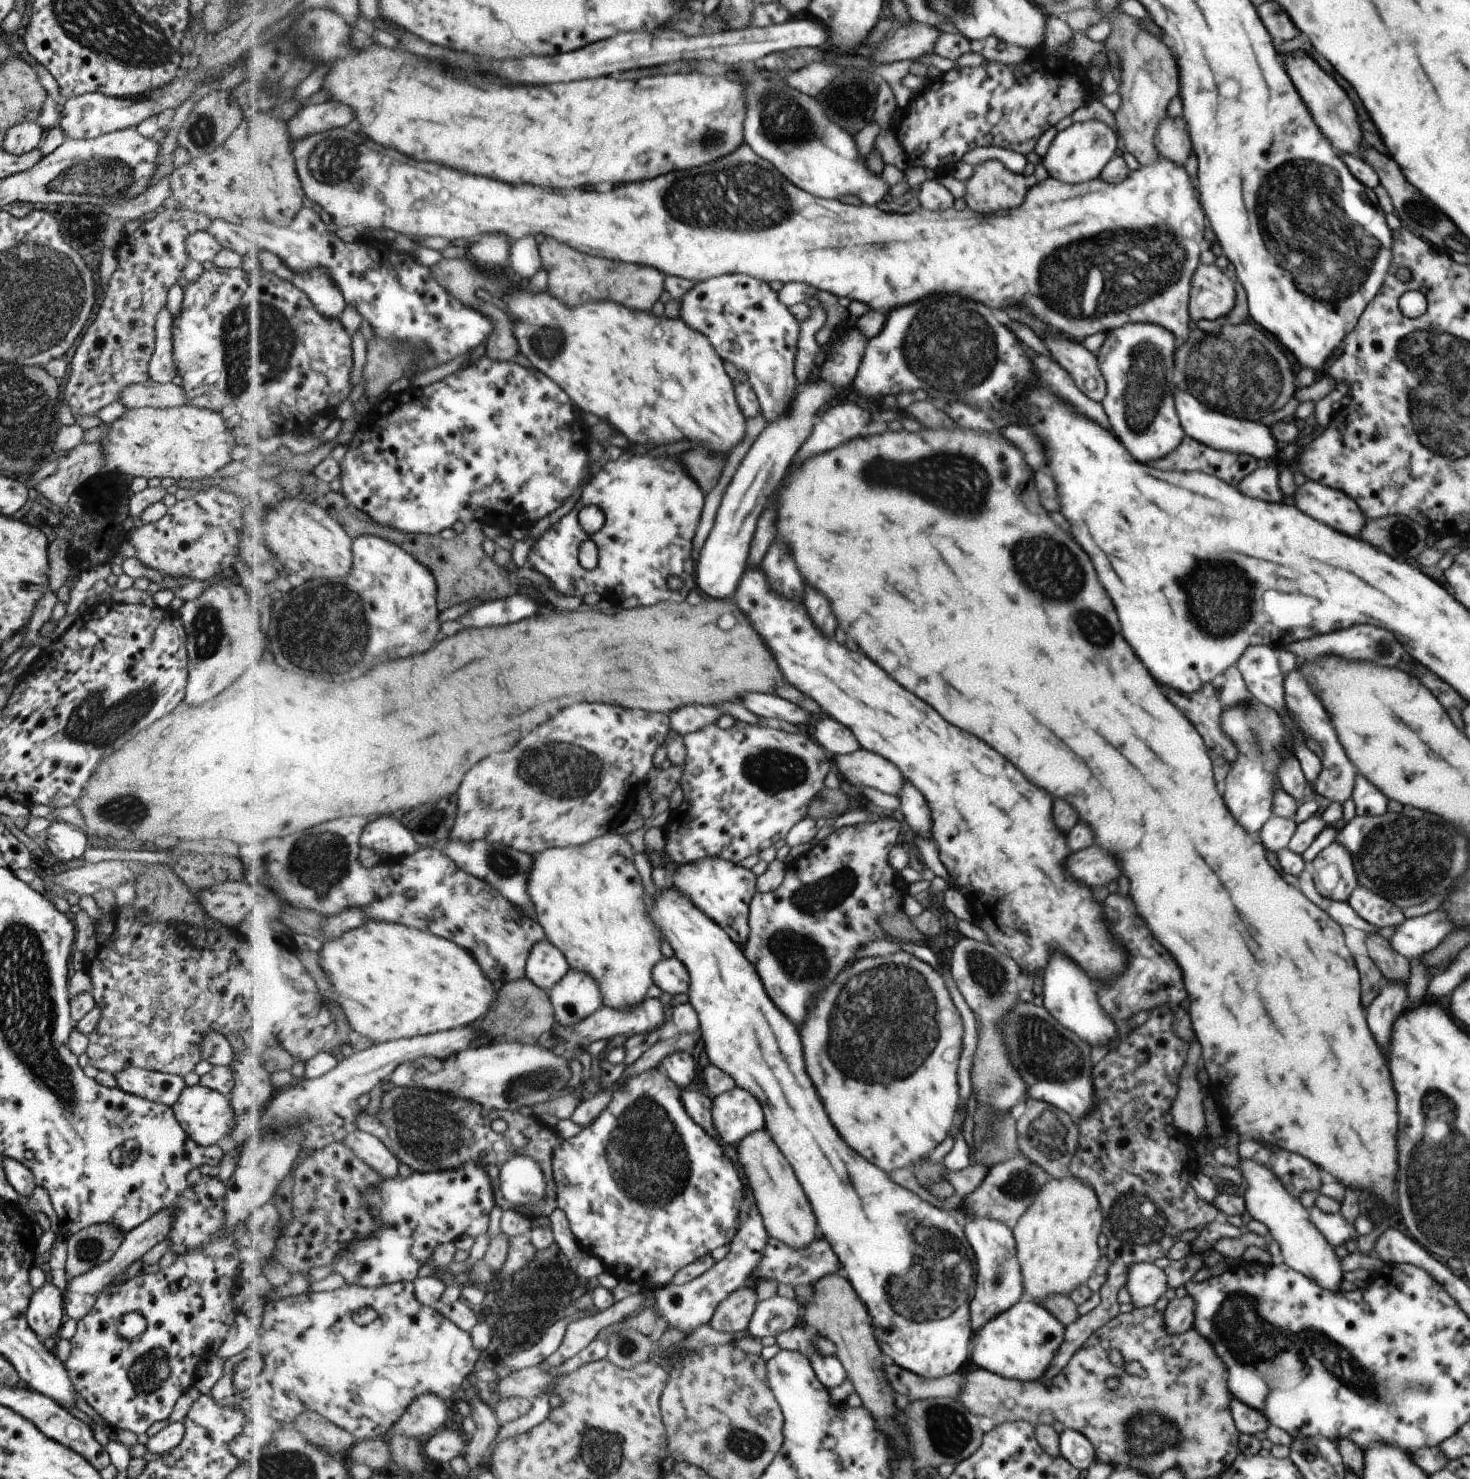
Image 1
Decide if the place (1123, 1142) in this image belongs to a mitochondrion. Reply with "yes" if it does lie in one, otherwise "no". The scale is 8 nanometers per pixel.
no

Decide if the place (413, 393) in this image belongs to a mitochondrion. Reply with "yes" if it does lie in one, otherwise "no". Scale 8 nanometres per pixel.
no

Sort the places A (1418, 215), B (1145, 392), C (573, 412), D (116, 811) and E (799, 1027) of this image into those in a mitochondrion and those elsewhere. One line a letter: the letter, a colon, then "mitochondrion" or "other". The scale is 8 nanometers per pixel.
A: mitochondrion
B: mitochondrion
C: other
D: mitochondrion
E: other

